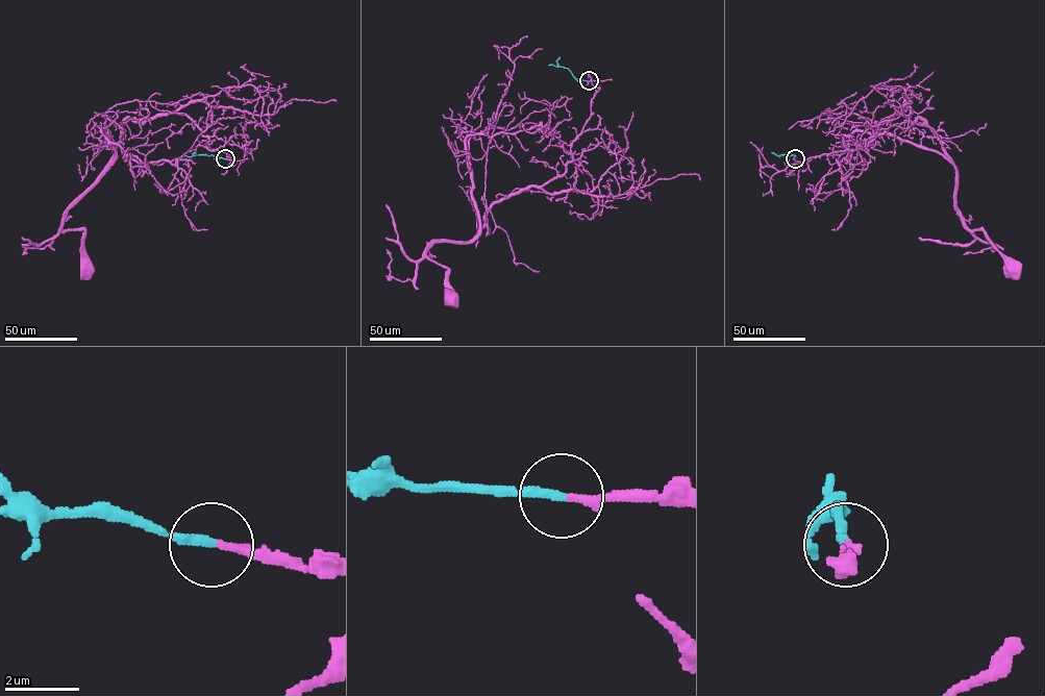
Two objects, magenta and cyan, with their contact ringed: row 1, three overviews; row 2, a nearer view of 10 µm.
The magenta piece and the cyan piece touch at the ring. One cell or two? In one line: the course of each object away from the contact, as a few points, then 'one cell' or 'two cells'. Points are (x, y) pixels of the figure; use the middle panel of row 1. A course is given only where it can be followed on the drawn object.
magenta runs (589, 80), (598, 90), (567, 171), (493, 203), (470, 241), (437, 241), (427, 249), (448, 269), (450, 298); cyan runs (589, 80), (578, 81), (568, 68), (548, 65); one cell

